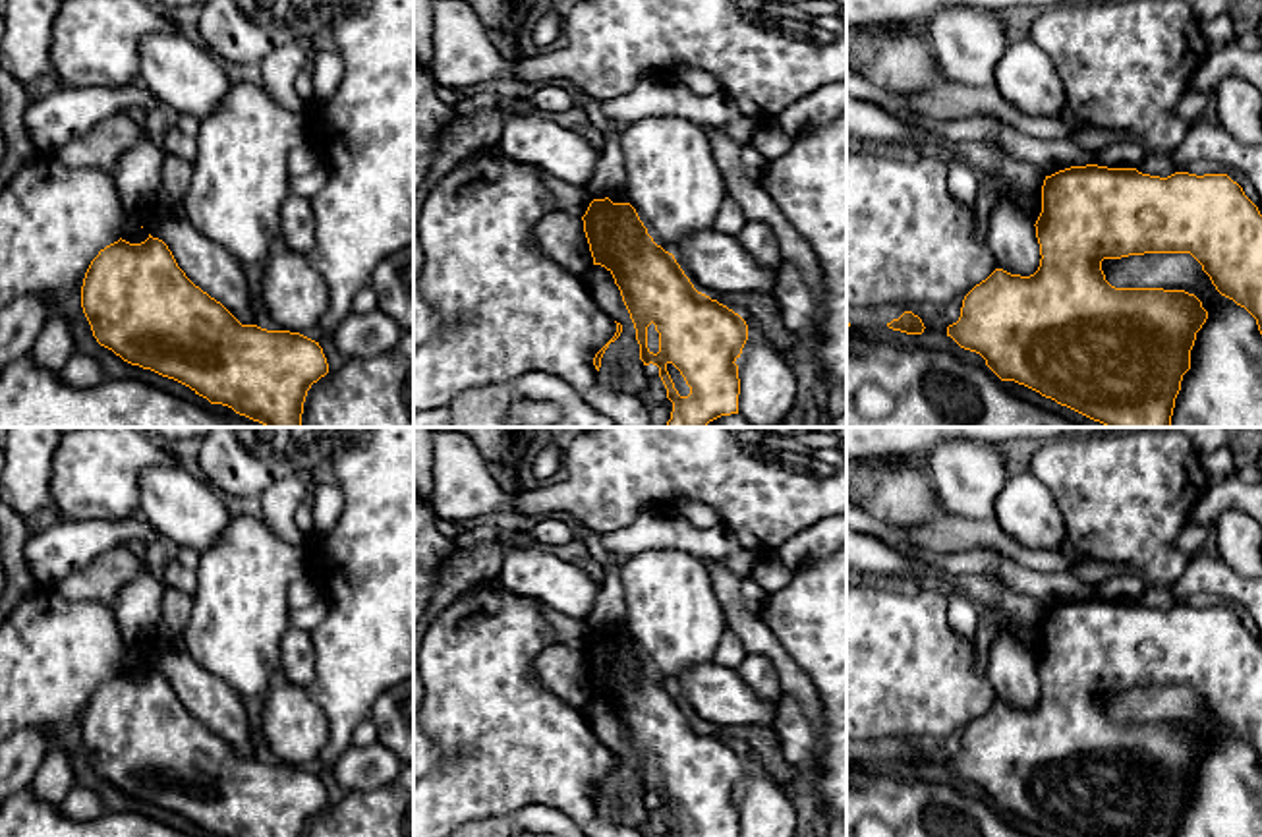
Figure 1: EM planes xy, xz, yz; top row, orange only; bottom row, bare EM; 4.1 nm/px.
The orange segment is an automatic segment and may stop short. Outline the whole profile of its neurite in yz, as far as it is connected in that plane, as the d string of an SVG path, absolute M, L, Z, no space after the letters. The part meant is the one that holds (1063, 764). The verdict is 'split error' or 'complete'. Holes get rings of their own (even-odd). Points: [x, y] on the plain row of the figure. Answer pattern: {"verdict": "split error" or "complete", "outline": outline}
{"verdict": "complete", "outline": "M1071 599L1046 609L1034 659L1042 688L1038 704L1020 709L995 702L964 729L959 754L947 760L947 769L980 787L1001 814L1024 818L1057 837L1175 837L1208 744L1185 723L1115 721L1105 713L1104 692L1190 686L1216 723L1256 752L1262 767L1262 648L1227 607L1160 611L1136 601Z"}

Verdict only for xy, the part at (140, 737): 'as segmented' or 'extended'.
as segmented

